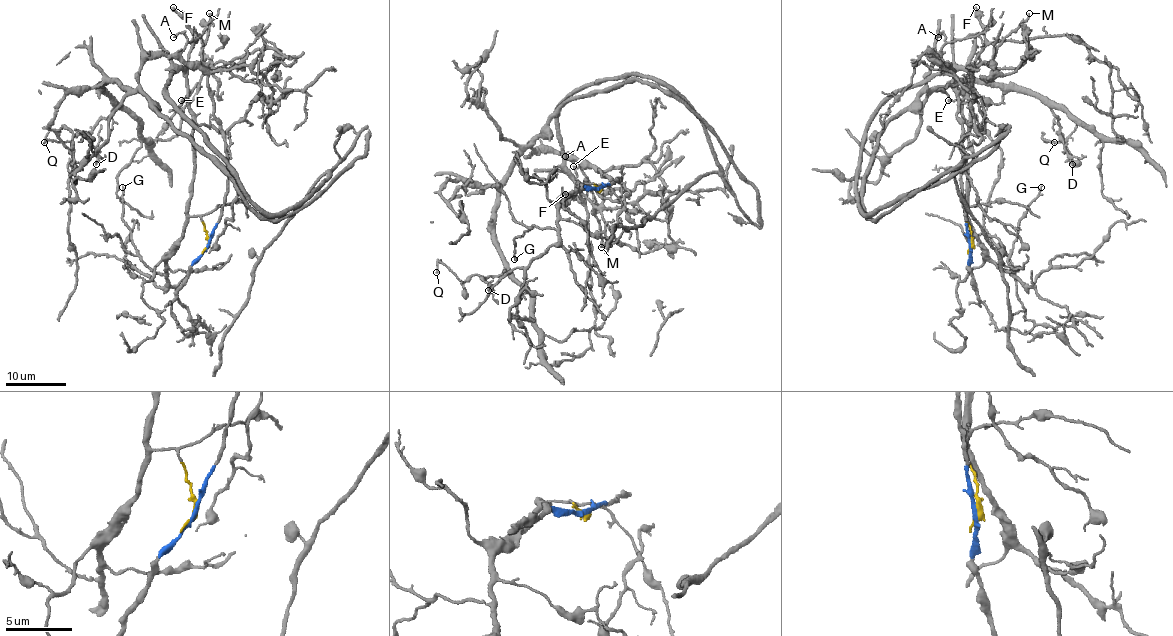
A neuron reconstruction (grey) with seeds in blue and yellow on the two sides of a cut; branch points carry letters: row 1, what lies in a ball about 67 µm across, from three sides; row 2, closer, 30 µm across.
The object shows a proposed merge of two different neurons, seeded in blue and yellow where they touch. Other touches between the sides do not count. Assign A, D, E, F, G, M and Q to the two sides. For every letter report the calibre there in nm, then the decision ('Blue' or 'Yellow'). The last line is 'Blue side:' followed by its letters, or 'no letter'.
A: Thickness 160 nm. Blue
D: Thickness 80 nm. Blue
E: Thickness 160 nm. Yellow
F: Thickness 280 nm. Yellow
G: Thickness 180 nm. Yellow
M: Thickness 200 nm. Yellow
Q: Thickness 120 nm. Blue
Blue side: A, D, Q

